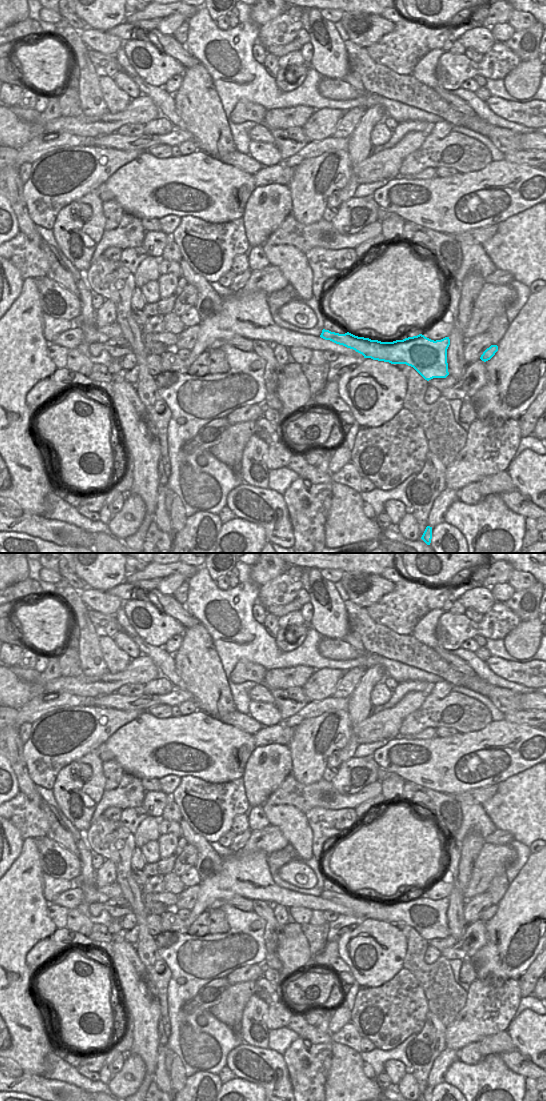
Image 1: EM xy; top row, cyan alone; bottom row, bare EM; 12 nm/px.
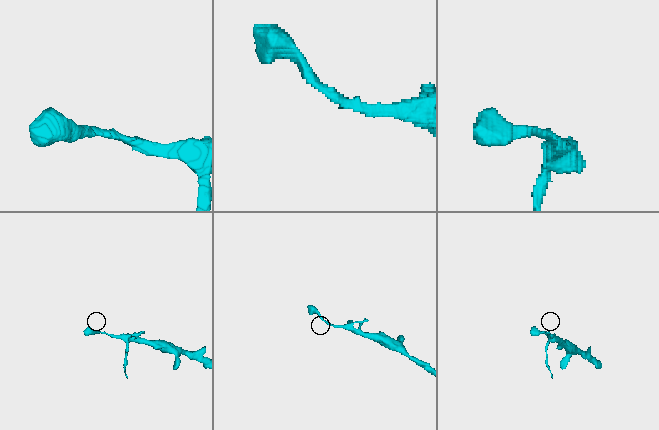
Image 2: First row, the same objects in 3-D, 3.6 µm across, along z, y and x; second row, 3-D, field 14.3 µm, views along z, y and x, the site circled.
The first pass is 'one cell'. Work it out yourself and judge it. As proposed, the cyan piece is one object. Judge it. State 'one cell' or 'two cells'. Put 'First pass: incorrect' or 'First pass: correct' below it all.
two cells
First pass: incorrect

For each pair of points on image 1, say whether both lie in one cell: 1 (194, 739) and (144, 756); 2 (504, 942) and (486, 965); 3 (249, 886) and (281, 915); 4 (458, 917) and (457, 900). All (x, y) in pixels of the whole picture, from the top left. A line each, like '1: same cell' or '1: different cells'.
1: same cell
2: same cell
3: different cells
4: same cell

